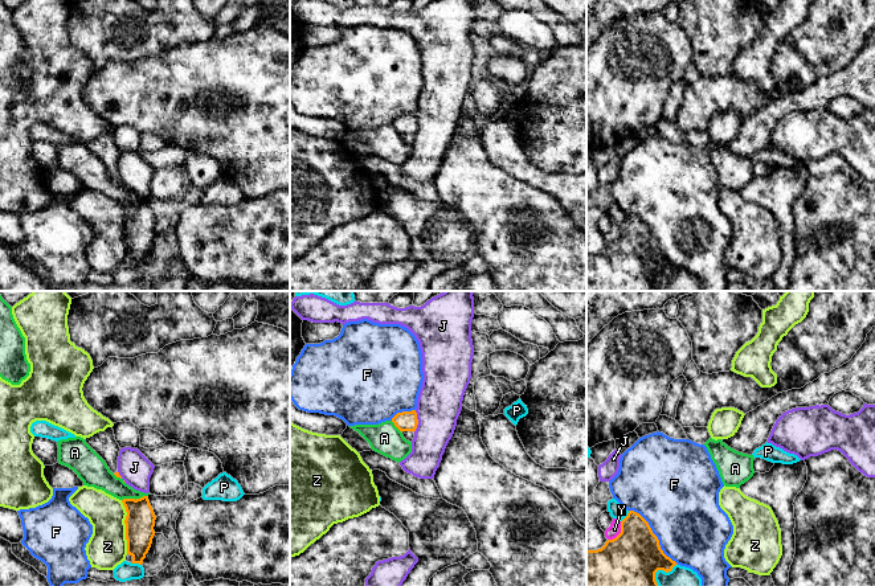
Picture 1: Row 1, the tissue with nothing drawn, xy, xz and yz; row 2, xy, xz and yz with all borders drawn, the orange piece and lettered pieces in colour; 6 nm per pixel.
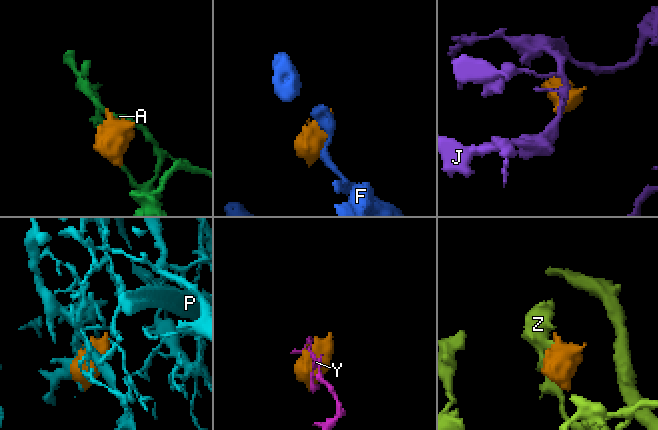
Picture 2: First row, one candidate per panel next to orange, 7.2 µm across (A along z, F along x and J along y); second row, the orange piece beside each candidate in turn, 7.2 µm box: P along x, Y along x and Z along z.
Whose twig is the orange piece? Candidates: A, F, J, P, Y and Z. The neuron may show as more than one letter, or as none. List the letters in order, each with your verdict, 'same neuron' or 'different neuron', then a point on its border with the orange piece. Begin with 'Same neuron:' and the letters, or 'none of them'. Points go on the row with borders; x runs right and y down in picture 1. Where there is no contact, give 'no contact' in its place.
Same neuron: none of them
A: different neuron; contact xy (134, 499)
F: different neuron; contact yz (655, 536)
J: different neuron; contact xz (417, 421)
P: different neuron; contact xy (135, 562)
Y: different neuron; contact yz (620, 533)
Z: different neuron; contact xy (126, 527)

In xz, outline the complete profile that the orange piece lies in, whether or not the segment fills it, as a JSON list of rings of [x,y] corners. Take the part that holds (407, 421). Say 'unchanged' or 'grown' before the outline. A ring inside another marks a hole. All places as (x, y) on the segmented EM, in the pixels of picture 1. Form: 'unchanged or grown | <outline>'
grown | [[[416,410],[412,411],[402,411],[397,413],[393,418],[392,422],[394,426],[402,433],[404,438],[409,442],[413,440],[414,438],[414,431],[418,425],[417,419],[417,413]]]

